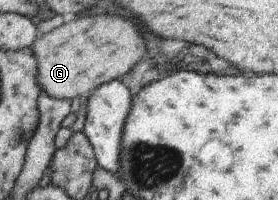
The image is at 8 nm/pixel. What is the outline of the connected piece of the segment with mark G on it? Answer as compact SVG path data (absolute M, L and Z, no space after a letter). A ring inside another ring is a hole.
M85 16L70 24L62 24L58 28L36 37L30 46L37 64L37 83L40 90L57 99L81 98L87 96L101 84L120 80L144 56L144 38L138 28L120 16Z

